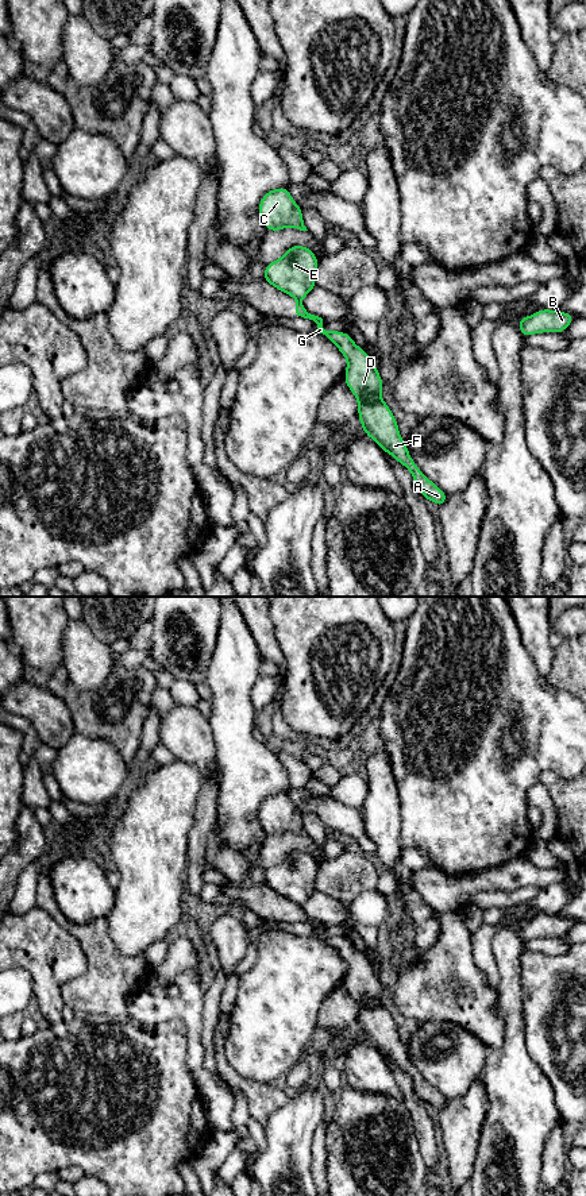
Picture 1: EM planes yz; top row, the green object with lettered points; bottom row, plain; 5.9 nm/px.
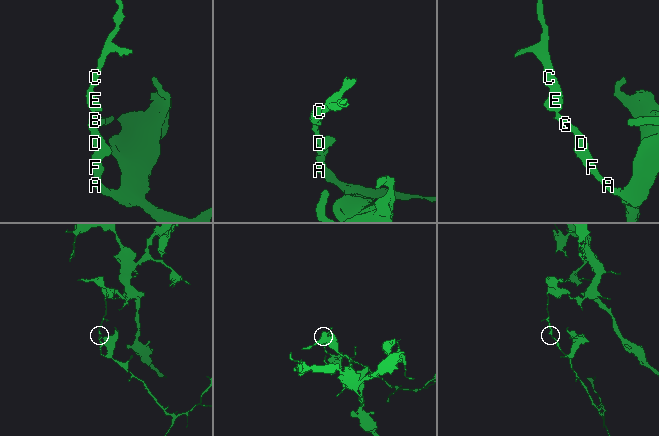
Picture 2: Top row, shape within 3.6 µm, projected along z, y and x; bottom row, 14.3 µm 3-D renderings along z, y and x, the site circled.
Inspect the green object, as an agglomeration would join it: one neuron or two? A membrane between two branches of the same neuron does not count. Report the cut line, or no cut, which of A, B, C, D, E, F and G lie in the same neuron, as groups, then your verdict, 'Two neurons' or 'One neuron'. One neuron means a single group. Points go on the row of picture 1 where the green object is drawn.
Split along yz (296, 298), (300, 300). Groups: A B D F G / C E. Two neurons

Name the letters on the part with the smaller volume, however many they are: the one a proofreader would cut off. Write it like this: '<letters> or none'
A, B, D, F, G

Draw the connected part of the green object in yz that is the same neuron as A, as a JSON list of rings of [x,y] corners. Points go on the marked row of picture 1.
[[[296,300],[293,317],[313,320],[317,324],[315,332],[323,333],[344,355],[347,359],[344,381],[356,398],[362,429],[383,452],[389,452],[398,463],[406,467],[413,475],[417,491],[427,501],[443,506],[447,501],[447,494],[423,474],[409,455],[406,441],[400,436],[397,420],[382,400],[383,382],[369,354],[358,347],[348,333],[324,329],[323,319],[311,315],[301,304],[301,300]]]

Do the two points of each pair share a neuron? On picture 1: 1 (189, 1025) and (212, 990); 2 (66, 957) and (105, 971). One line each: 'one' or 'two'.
1: two
2: two

